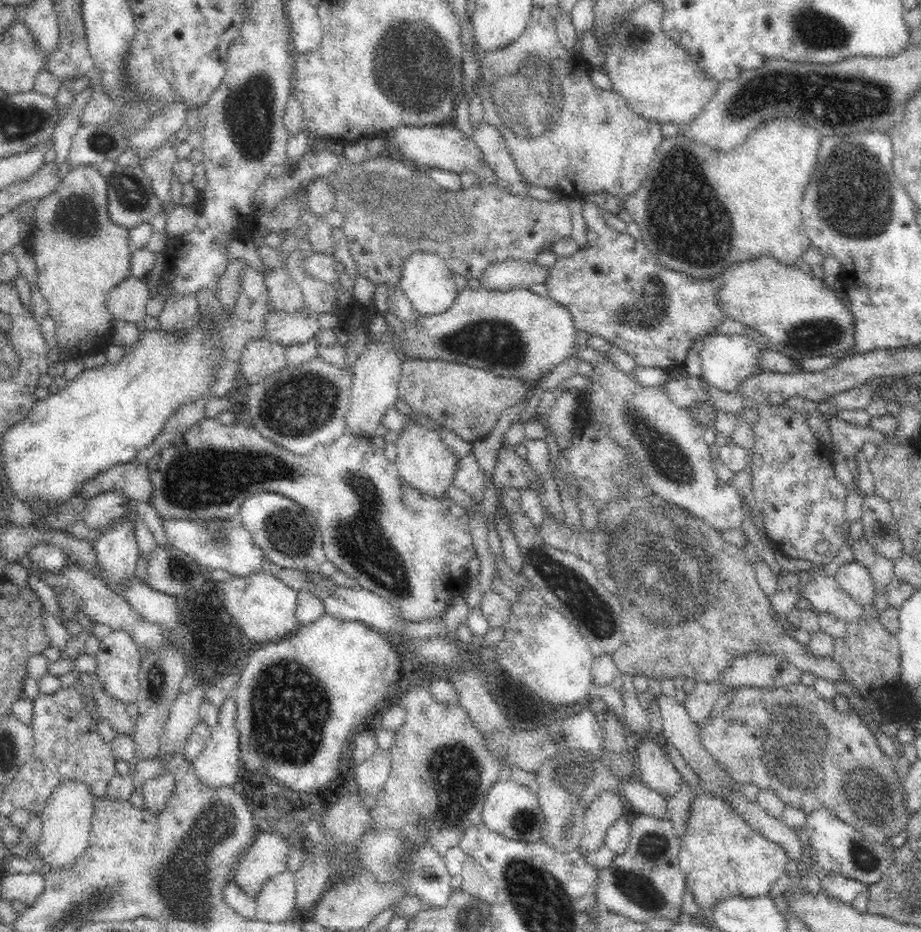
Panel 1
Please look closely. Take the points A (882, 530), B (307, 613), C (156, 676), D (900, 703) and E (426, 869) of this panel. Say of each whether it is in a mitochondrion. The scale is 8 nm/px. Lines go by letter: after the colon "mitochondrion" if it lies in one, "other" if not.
A: other
B: other
C: mitochondrion
D: other
E: mitochondrion

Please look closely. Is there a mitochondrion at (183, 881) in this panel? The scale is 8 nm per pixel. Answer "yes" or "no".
yes

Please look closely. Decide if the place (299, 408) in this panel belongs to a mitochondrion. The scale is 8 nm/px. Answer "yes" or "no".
yes

